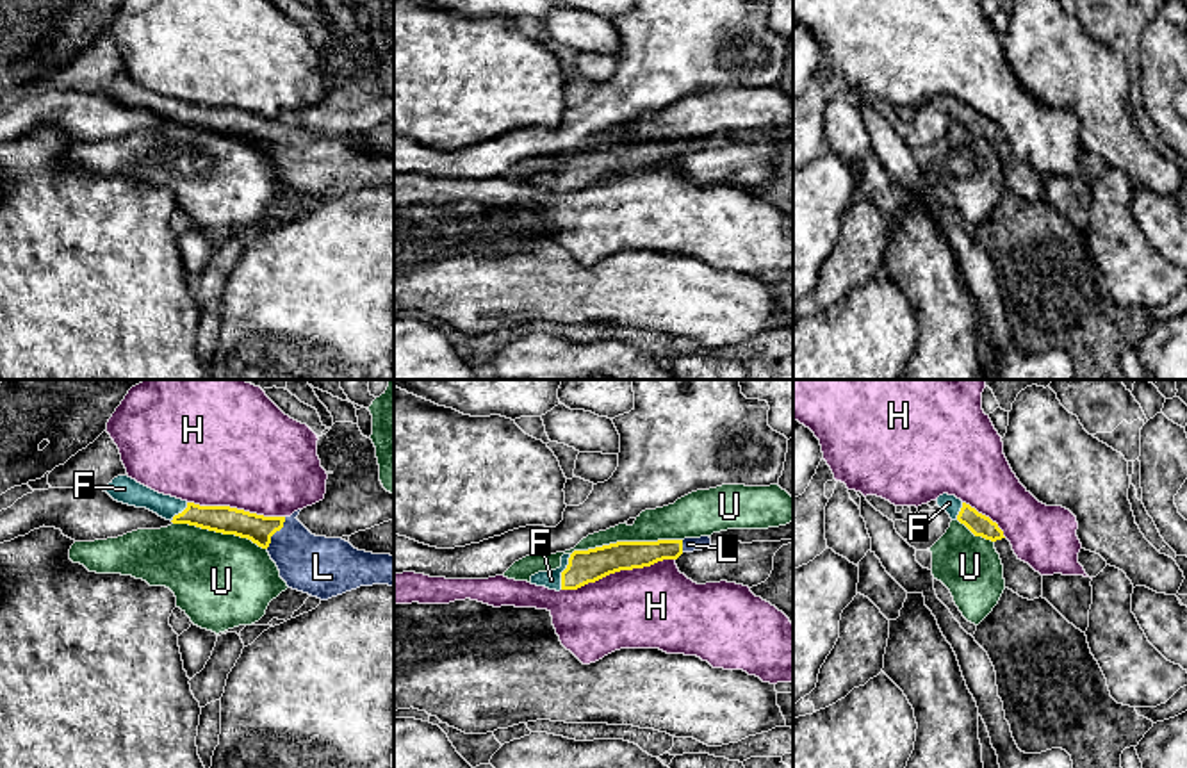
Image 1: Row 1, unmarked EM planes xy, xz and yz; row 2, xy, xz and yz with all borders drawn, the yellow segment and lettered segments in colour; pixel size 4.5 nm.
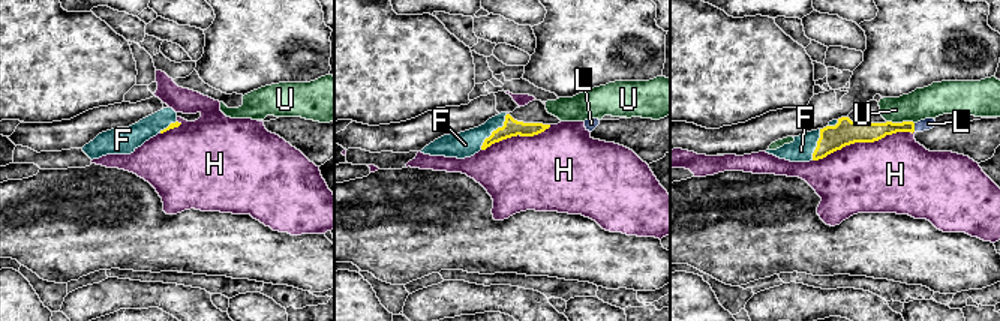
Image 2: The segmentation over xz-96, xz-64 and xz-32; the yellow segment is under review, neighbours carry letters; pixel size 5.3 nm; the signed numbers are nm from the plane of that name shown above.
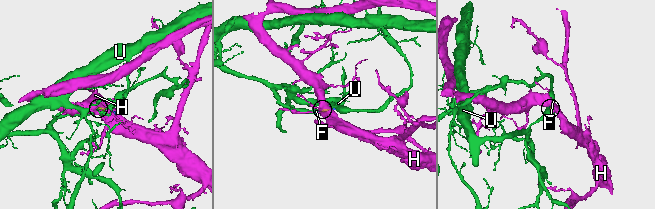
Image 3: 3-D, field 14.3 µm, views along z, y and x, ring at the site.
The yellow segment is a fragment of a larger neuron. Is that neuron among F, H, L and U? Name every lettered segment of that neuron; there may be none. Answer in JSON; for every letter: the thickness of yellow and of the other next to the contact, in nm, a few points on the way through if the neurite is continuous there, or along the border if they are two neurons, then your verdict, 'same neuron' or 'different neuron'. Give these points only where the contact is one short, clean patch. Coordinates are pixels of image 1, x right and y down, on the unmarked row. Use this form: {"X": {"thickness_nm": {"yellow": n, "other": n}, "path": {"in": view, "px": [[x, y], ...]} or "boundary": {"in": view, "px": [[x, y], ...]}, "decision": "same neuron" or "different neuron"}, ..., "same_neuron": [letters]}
{"F": {"thickness_nm": {"yellow": 150, "other": 90}, "path": {"in": "xz", "px": [[590, 166], [562, 173], [551, 180]]}, "decision": "same neuron"}, "H": {"thickness_nm": {"yellow": 150, "other": 380}, "decision": "different neuron"}, "L": {"thickness_nm": {"yellow": 130, "other": 260}, "path": {"in": "xy", "px": [[221, 120], [275, 132], [307, 163], [316, 166]]}, "decision": "same neuron"}, "U": {"thickness_nm": {"yellow": 150, "other": 160}, "decision": "different neuron"}, "same_neuron": ["F", "L"]}

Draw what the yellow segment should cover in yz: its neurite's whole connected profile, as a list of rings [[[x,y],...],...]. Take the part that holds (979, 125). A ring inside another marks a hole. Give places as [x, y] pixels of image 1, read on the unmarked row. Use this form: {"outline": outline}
{"outline": [[[943,94],[936,102],[937,107],[950,116],[952,121],[964,125],[975,137],[982,137],[991,143],[1005,139],[996,123],[978,114],[975,109],[962,103],[955,96]]]}

